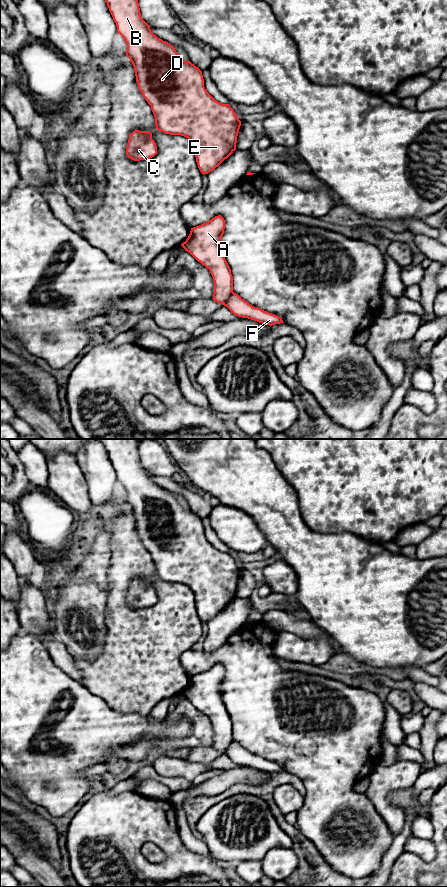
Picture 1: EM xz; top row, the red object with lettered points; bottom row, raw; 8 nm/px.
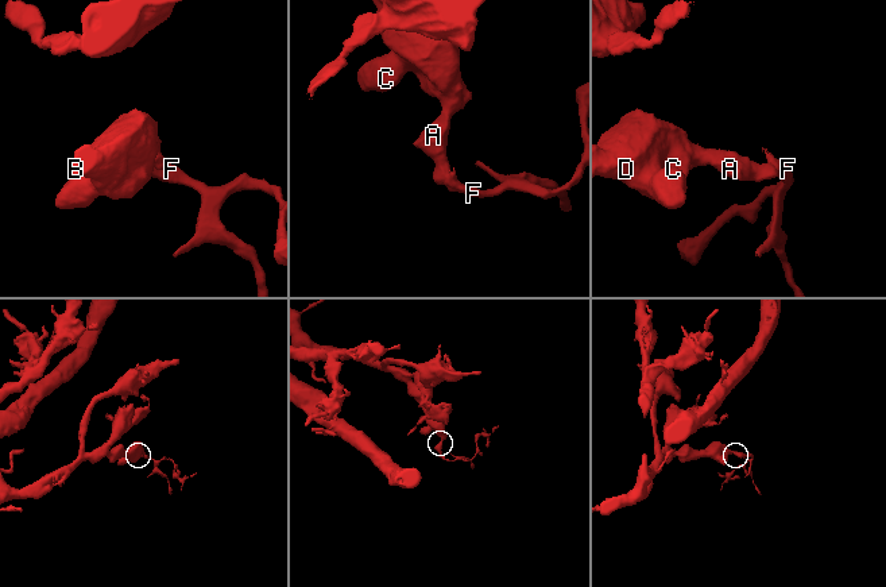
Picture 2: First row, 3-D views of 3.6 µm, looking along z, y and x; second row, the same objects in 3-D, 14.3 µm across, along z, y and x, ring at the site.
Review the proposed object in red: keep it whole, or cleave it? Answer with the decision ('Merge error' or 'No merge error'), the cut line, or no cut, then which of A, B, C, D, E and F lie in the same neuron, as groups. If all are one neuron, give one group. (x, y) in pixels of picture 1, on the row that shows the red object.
Merge error. Split along xz (233, 292), (224, 305). Groups: A B C D E / F

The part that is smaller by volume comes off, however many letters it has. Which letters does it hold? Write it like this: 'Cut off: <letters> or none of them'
Cut off: F

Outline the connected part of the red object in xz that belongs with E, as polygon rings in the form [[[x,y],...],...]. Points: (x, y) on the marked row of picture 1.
[[[105,0],[119,33],[127,44],[126,56],[133,64],[136,82],[151,106],[156,129],[170,135],[181,135],[194,145],[198,168],[208,174],[235,150],[241,126],[229,104],[216,101],[205,89],[202,71],[185,61],[168,42],[151,32],[142,19],[138,0]]]

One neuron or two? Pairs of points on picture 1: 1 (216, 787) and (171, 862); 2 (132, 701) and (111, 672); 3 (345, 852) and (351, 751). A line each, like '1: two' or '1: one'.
1: two
2: one
3: one

